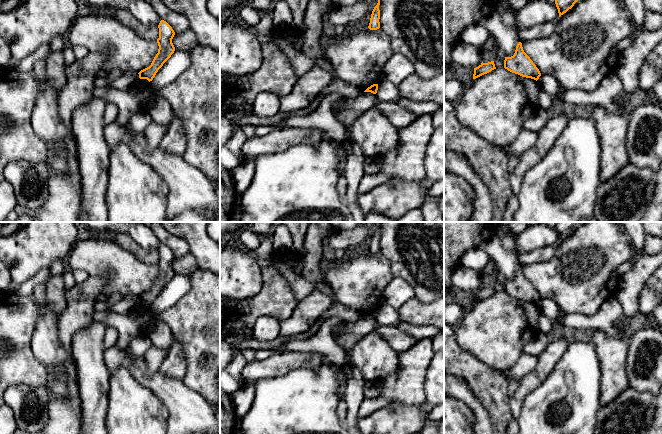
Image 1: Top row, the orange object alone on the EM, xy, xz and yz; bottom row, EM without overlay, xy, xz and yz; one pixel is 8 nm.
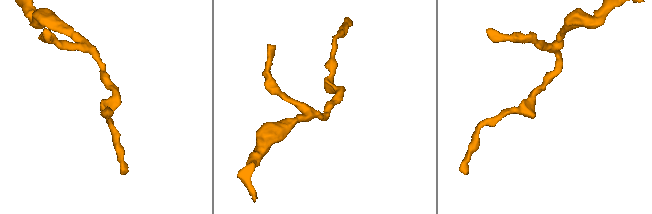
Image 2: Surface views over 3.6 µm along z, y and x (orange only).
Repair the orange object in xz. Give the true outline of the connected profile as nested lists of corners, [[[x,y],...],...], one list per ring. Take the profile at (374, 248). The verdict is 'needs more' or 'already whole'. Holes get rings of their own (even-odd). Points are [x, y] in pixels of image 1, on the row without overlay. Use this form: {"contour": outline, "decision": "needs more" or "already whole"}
{"contour": [[[378,222],[377,224],[378,224],[378,227],[372,235],[370,247],[368,250],[368,252],[370,254],[377,254],[380,252],[380,246],[379,246],[379,243],[380,243],[380,234],[379,234],[380,222]]], "decision": "already whole"}

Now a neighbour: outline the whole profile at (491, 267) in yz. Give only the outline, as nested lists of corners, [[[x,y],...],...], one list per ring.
[[[491,259],[488,262],[488,264],[481,271],[478,271],[478,272],[481,275],[481,277],[483,277],[484,275],[491,274],[491,273],[493,273],[495,271],[497,271],[496,263],[495,263],[494,260]]]

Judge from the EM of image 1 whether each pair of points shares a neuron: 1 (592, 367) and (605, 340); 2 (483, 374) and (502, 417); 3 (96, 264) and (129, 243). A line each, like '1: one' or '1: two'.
1: two
2: one
3: two

